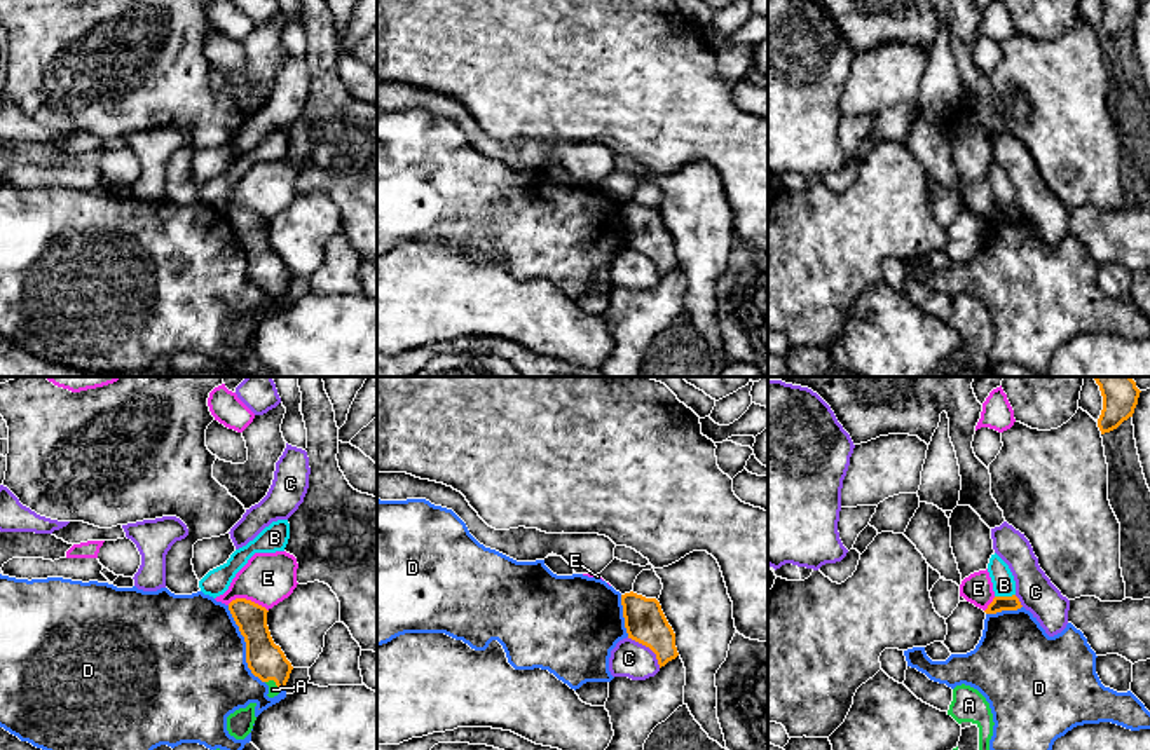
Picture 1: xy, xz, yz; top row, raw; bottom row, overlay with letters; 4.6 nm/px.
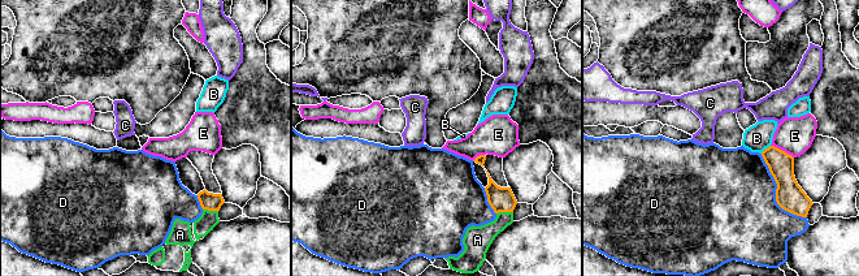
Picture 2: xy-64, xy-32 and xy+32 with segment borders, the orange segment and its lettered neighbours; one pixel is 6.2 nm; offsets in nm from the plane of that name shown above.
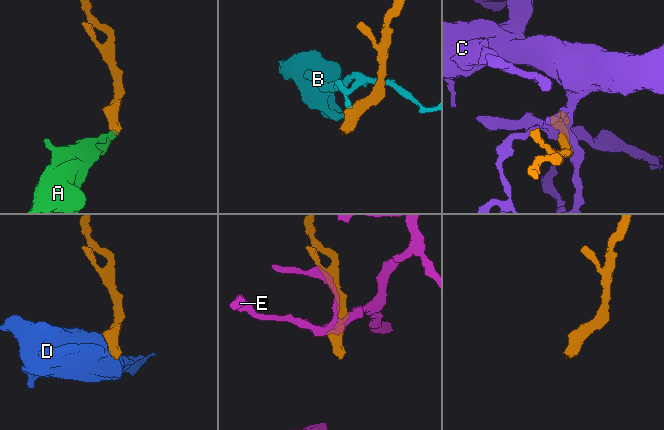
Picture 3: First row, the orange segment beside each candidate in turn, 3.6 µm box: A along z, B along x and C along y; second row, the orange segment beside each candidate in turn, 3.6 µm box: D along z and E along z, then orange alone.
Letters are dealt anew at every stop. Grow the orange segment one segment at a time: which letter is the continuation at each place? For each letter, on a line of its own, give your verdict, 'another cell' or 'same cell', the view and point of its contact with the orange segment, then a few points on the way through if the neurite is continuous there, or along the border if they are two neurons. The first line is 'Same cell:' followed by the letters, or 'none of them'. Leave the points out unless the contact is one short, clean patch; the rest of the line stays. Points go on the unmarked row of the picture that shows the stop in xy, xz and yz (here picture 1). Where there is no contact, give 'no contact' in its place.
Same cell: A
A: same cell; contact xy (274, 290); way xy (266, 269), (274, 279), (274, 290), (273, 299)
B: another cell; contact yz (1004, 206); border yz (1014, 203), (995, 206)
C: another cell; contact xz (648, 255)
D: another cell; contact xy (246, 255)
E: another cell; contact xy (248, 210); border xy (227, 213), (236, 208), (250, 208), (267, 220)

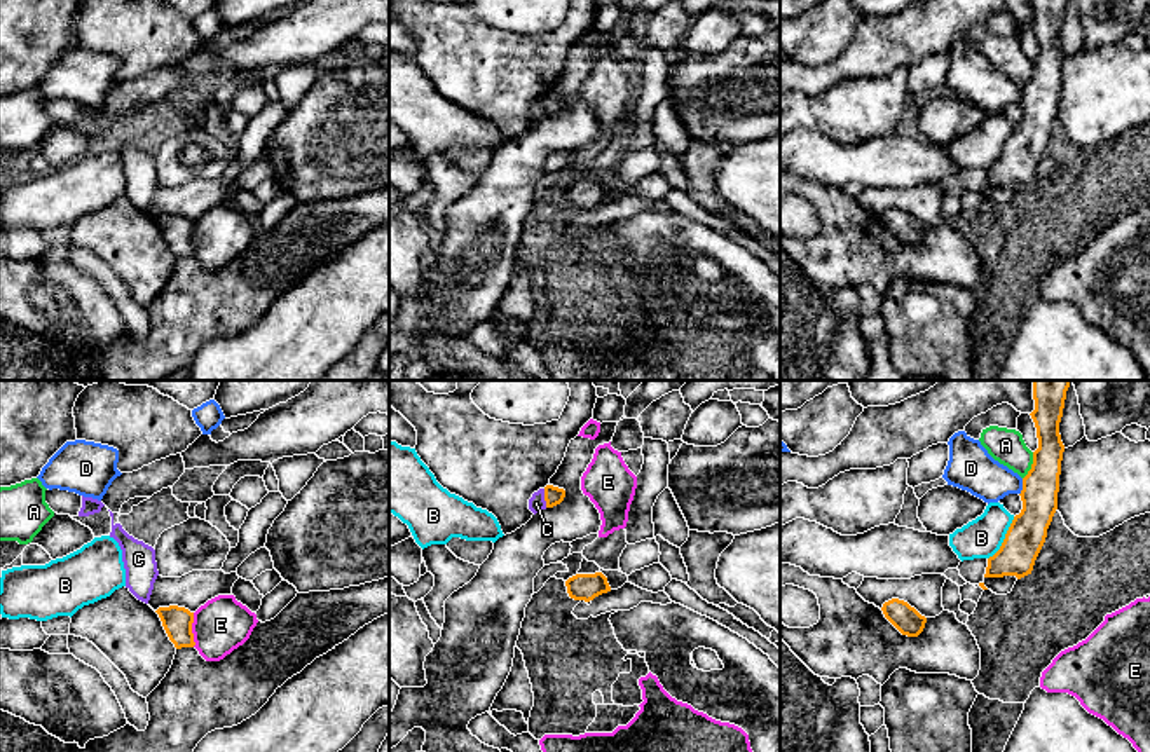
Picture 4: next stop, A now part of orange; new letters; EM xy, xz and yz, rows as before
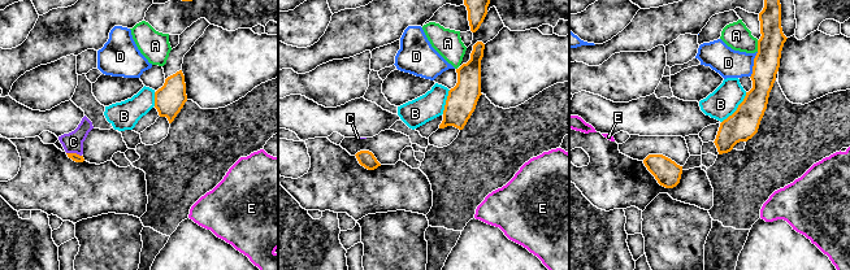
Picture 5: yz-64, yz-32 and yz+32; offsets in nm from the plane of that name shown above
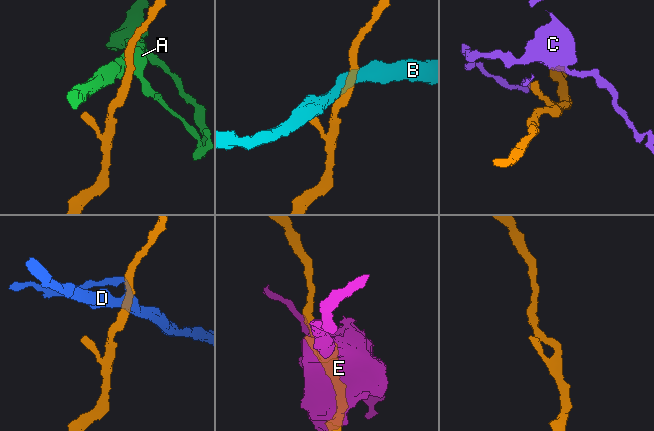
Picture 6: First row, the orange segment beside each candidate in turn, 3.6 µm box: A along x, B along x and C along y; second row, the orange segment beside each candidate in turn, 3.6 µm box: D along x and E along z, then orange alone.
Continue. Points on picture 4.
Same cell: none of them
A: another cell; contact yz (1032, 75); border yz (1033, 61), (1033, 72), (1023, 88)
B: another cell; contact yz (1006, 147); border yz (1014, 126), (1002, 154), (988, 168)
C: another cell; contact xz (545, 107); border xz (543, 98), (547, 116)
D: another cell; contact yz (1023, 96); border yz (1023, 88), (1019, 103)
E: another cell; contact xy (191, 239)

